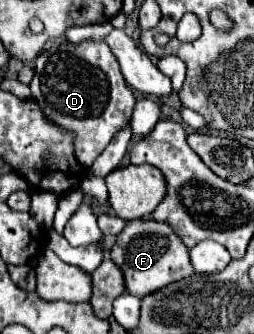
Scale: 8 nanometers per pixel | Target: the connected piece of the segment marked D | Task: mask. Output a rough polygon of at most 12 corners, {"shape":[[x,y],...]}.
{"shape":[[101,40],[45,44],[31,96],[83,168],[131,120]]}

